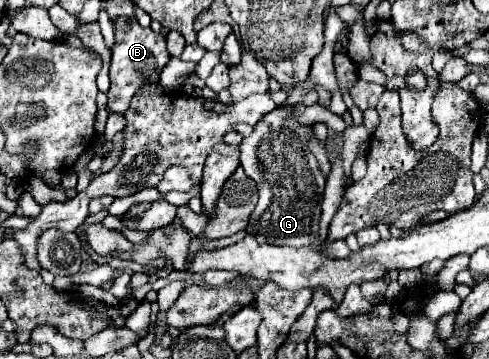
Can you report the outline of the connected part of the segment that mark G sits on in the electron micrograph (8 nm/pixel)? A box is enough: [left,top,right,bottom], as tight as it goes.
[240,106,326,246]

